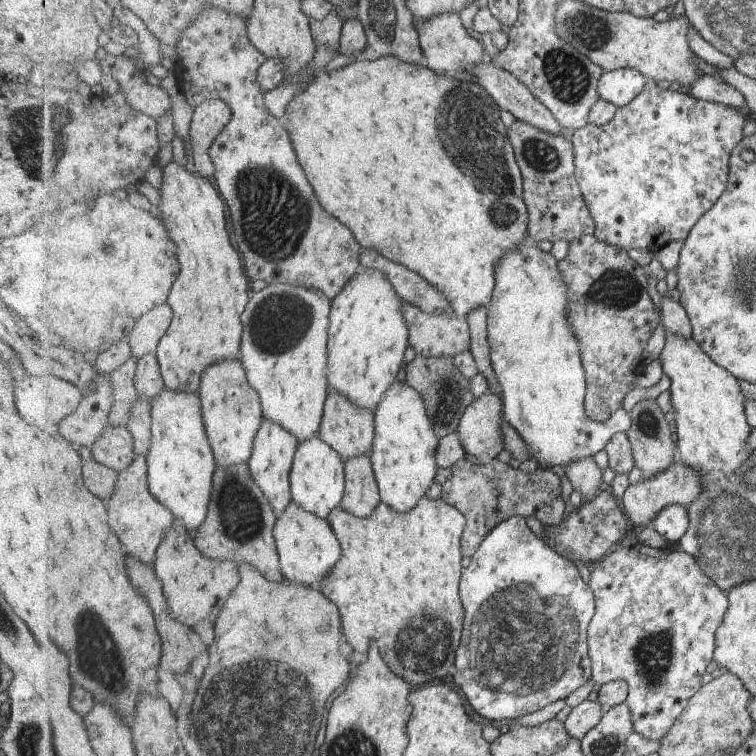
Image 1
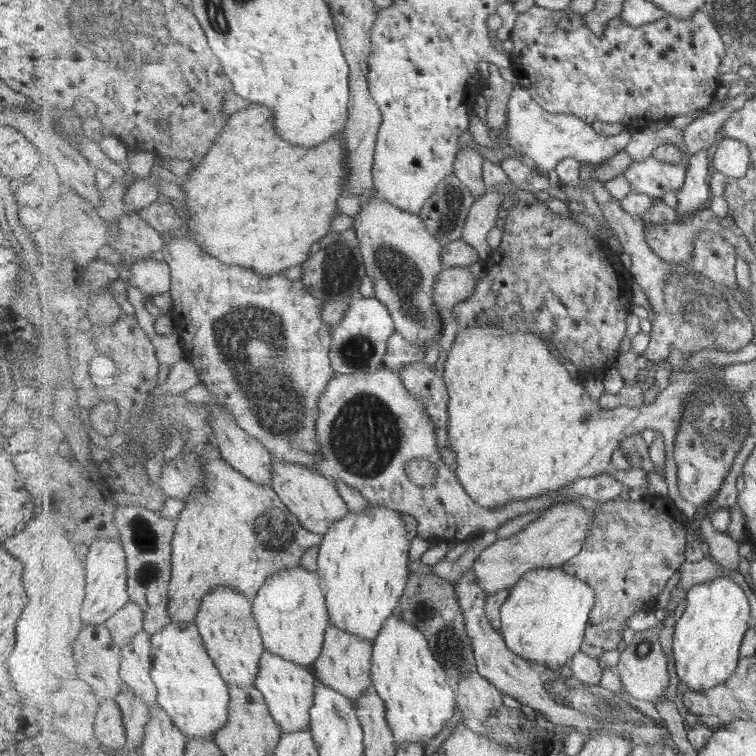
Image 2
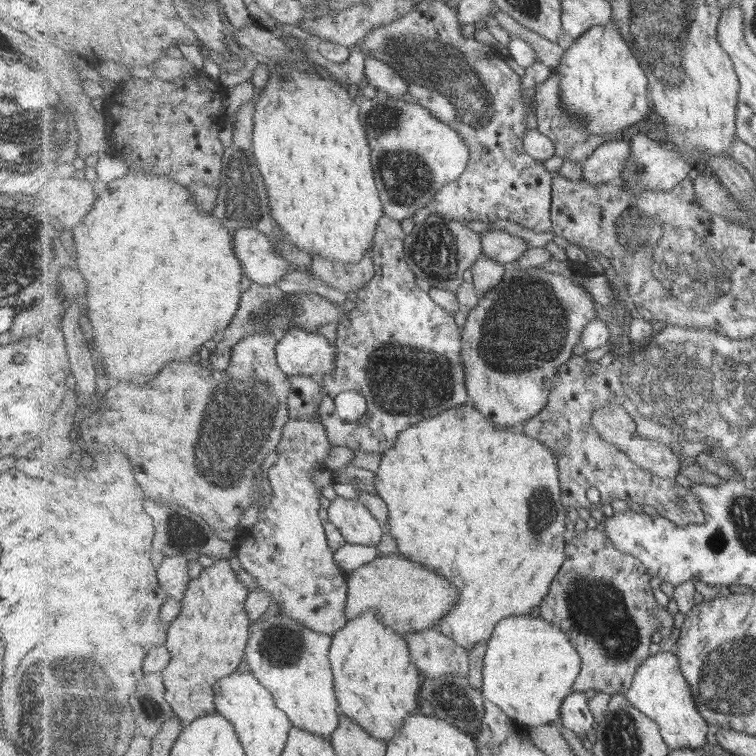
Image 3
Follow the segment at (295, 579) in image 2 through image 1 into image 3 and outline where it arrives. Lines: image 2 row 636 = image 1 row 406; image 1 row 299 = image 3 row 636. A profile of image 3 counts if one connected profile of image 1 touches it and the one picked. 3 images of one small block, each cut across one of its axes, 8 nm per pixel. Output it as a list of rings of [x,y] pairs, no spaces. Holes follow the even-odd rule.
[[[278,610],[273,616],[253,622],[244,657],[295,727],[329,739],[339,727],[341,714],[330,662],[331,647],[329,634],[315,632]]]

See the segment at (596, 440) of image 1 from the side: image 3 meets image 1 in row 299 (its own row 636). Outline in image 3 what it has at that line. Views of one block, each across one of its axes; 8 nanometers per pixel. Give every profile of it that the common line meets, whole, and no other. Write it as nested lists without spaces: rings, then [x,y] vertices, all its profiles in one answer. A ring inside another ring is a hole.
[[[511,616],[501,620],[489,640],[484,658],[484,679],[481,690],[484,700],[494,702],[515,722],[529,726],[560,723],[561,708],[565,698],[571,695],[574,684],[582,671],[582,659],[568,633],[538,616]]]

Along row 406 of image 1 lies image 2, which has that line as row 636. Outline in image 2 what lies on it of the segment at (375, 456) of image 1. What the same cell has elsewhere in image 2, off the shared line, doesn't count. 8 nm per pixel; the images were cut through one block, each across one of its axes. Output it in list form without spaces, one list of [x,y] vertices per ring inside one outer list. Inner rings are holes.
[[[391,615],[381,629],[374,642],[372,660],[372,684],[385,701],[387,720],[391,724],[397,745],[403,743],[426,743],[433,740],[447,724],[449,718],[455,716],[457,706],[456,685],[431,651],[424,632],[419,627],[405,621],[402,617]]]

